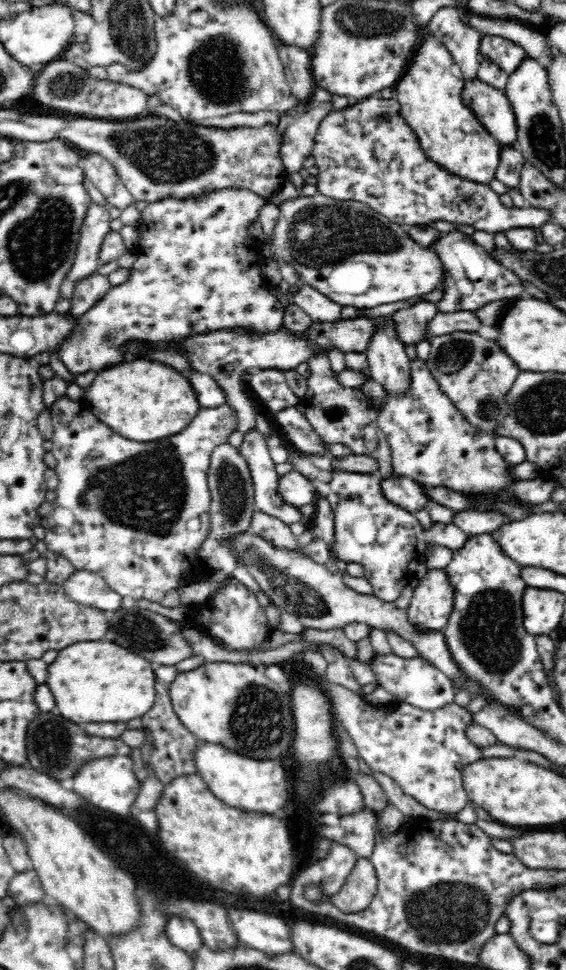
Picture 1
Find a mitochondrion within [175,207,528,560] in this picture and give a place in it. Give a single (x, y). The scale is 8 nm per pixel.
(230, 484)

